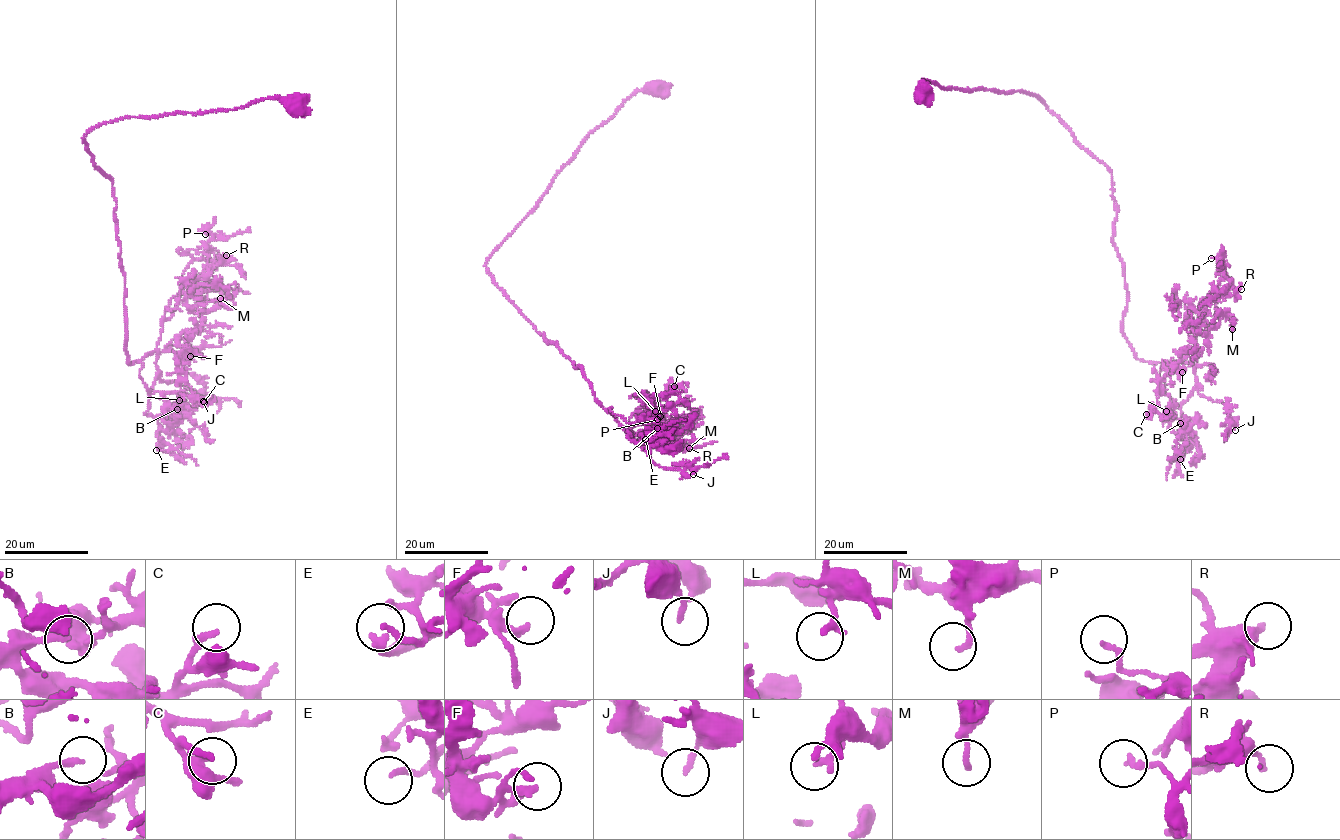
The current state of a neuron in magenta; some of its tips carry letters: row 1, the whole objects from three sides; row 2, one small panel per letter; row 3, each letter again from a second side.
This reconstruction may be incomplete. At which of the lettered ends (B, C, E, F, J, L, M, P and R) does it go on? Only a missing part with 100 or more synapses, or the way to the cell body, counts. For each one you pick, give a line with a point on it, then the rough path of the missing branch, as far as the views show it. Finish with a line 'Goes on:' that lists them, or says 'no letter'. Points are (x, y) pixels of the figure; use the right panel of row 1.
Goes on: no letter

